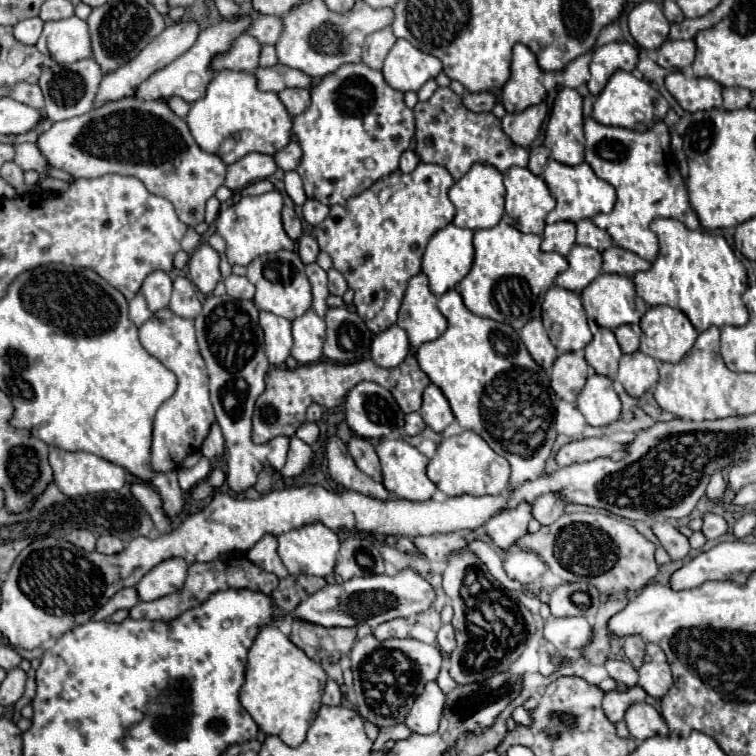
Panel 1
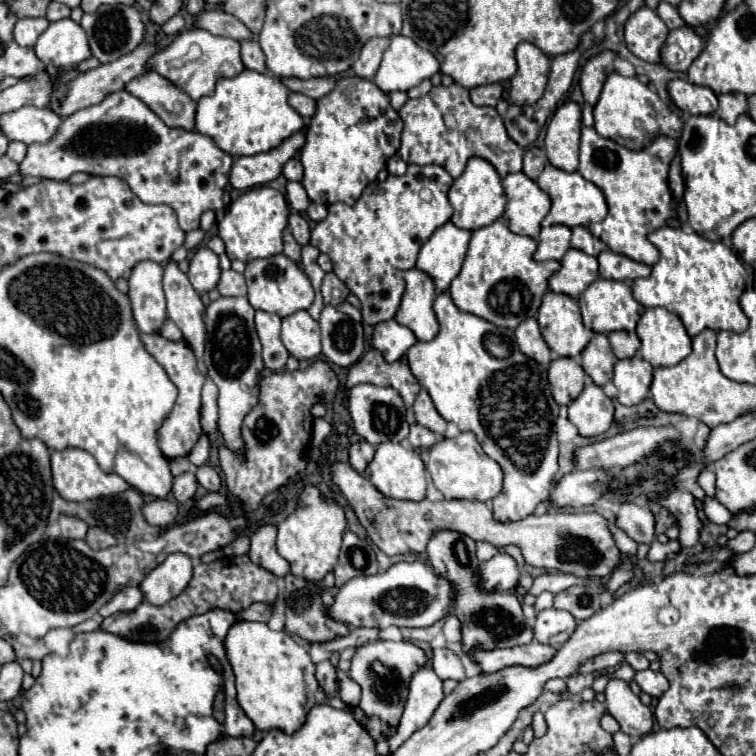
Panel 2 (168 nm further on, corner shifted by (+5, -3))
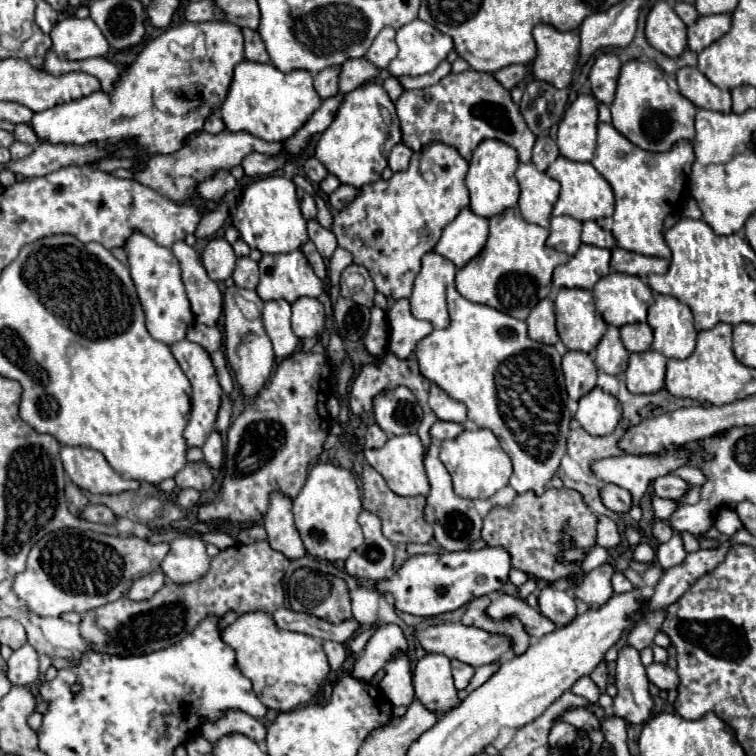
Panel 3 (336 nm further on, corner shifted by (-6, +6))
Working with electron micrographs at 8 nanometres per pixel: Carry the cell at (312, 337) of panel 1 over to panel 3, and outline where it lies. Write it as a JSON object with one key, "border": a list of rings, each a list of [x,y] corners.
{"border":[[[298,298],[292,302],[292,330],[298,338],[314,338],[324,330],[324,306],[318,298]]]}

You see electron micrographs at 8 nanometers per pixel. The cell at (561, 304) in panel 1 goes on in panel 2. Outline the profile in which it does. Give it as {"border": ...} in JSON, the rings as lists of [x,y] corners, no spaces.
{"border":[[[547,291],[537,315],[541,335],[549,349],[559,357],[577,359],[591,339],[583,327],[577,299]]]}

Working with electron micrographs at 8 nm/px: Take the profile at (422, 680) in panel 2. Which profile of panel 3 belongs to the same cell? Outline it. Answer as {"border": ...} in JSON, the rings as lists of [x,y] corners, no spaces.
{"border":[[[426,654],[416,662],[414,692],[428,710],[440,716],[458,704],[458,690],[454,688],[448,656]]]}

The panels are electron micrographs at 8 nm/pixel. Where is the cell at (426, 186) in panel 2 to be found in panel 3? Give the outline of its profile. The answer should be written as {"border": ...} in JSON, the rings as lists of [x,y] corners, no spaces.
{"border":[[[432,142],[422,148],[420,154],[416,152],[412,156],[408,170],[396,172],[388,182],[376,180],[372,184],[366,184],[362,188],[362,196],[334,216],[334,234],[338,238],[338,246],[352,252],[354,262],[362,264],[370,272],[376,290],[382,292],[386,298],[398,300],[412,294],[412,282],[420,272],[422,256],[436,246],[444,226],[450,224],[460,214],[460,210],[468,206],[468,190],[464,186],[466,172],[468,162],[458,154],[454,146]]]}

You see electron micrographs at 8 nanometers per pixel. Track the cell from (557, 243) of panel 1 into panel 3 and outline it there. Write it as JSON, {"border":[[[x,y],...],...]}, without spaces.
{"border":[[[570,216],[552,218],[550,236],[548,236],[546,244],[548,244],[550,248],[556,248],[556,250],[560,250],[560,252],[566,252],[568,256],[574,256],[576,250],[578,250],[580,244],[582,244],[580,232],[582,232],[582,222],[572,220]]]}

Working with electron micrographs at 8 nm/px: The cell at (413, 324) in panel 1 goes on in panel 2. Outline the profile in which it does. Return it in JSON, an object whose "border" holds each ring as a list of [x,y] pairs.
{"border":[[[419,269],[405,271],[405,281],[407,287],[395,321],[409,327],[415,333],[417,341],[431,341],[439,333],[439,323],[433,313],[435,285],[431,277]]]}

